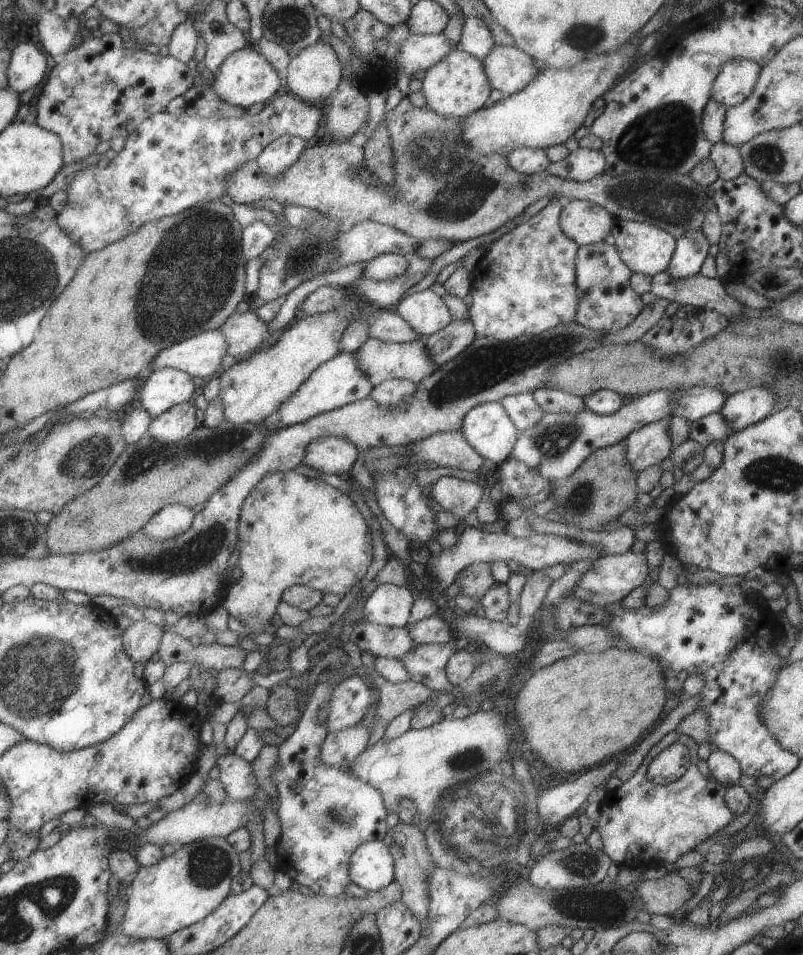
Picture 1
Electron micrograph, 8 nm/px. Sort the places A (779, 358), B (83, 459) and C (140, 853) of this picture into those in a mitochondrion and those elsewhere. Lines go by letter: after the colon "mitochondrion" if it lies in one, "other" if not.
A: mitochondrion
B: mitochondrion
C: other

